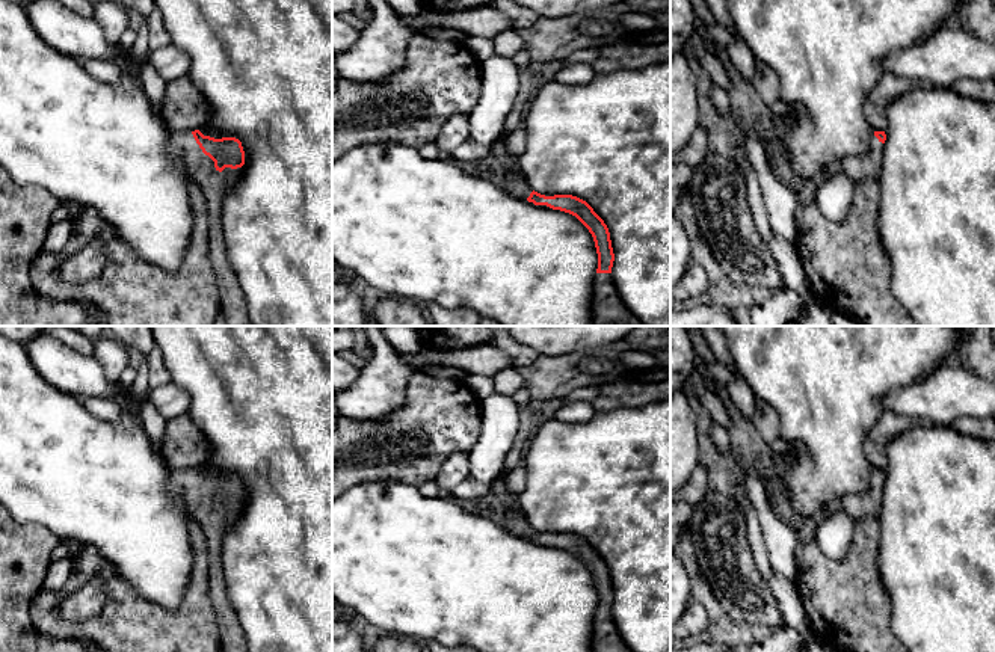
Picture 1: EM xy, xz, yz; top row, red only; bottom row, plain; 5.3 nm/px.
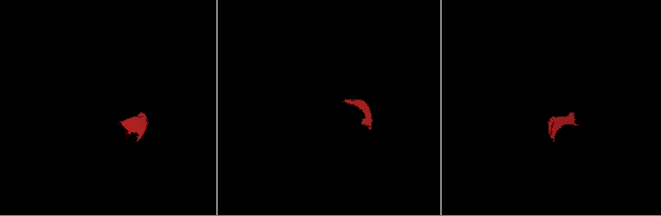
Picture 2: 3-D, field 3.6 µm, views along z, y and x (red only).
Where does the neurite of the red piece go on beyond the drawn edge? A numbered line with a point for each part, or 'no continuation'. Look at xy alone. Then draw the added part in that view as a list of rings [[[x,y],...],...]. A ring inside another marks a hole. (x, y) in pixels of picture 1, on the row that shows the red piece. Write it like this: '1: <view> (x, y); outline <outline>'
1: xy (213, 184); outline [[[189,130],[172,131],[169,148],[183,160],[205,198],[210,260],[216,275],[219,302],[226,326],[251,326],[245,294],[229,264],[222,229],[223,199],[240,169],[225,168],[219,172],[214,168],[214,161],[202,152]]]

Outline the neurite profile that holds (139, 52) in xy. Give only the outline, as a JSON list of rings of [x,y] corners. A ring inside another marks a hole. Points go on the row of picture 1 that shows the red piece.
[[[143,20],[140,29],[137,30],[137,38],[131,50],[127,53],[130,65],[137,69],[142,62],[148,59],[149,54],[149,30],[146,20]]]

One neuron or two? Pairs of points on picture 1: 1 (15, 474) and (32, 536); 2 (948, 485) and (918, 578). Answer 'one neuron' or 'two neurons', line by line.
1: two neurons
2: one neuron

